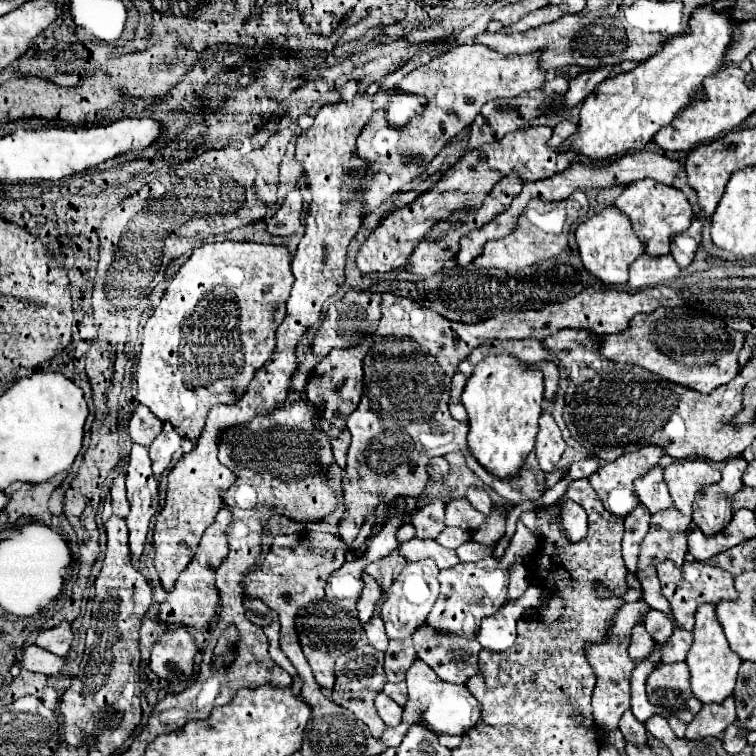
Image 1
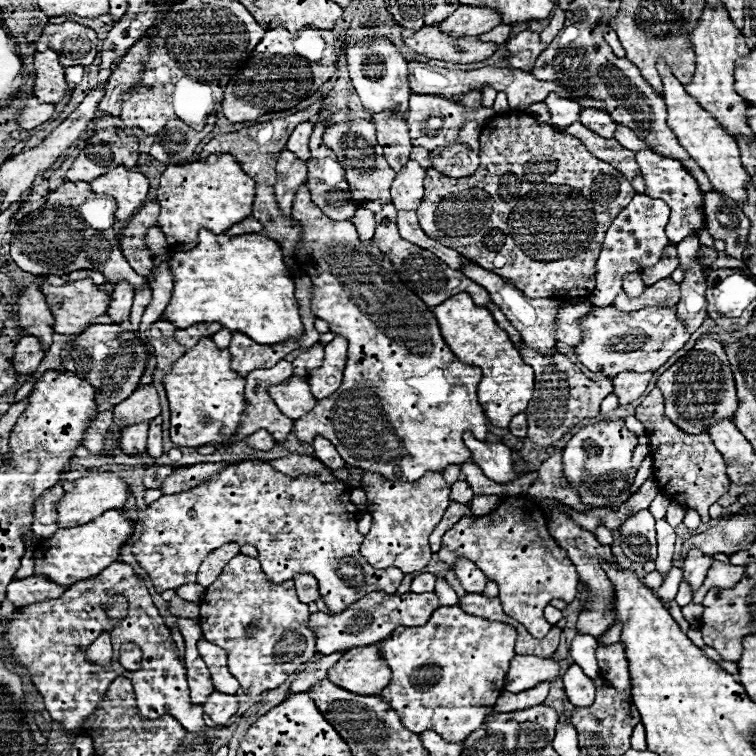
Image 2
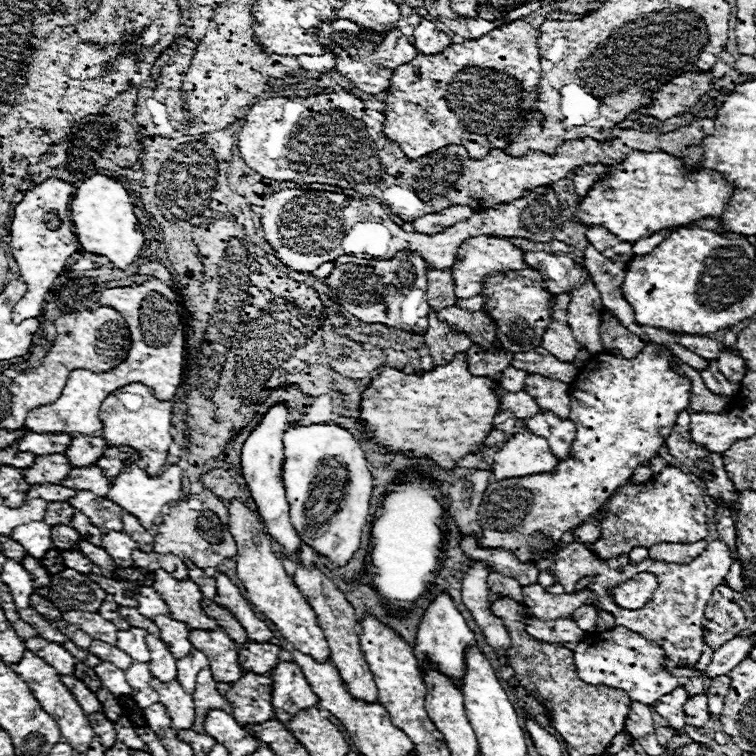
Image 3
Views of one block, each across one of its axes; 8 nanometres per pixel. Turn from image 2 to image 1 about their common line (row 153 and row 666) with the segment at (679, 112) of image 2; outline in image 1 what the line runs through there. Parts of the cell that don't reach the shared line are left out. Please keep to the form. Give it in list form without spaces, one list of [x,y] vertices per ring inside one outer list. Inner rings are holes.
[[[702,604],[696,610],[696,626],[694,626],[694,642],[684,660],[690,668],[690,690],[702,704],[722,704],[728,696],[732,696],[736,674],[740,668],[740,658],[730,650],[726,636],[722,632],[720,622],[716,620],[714,606]]]

